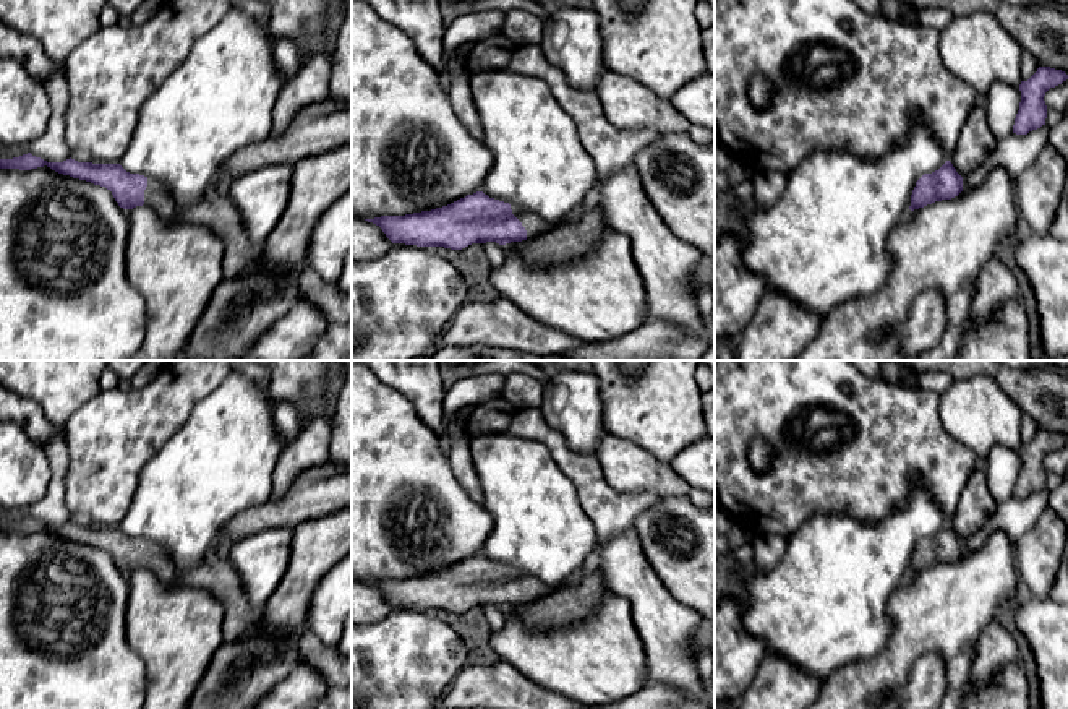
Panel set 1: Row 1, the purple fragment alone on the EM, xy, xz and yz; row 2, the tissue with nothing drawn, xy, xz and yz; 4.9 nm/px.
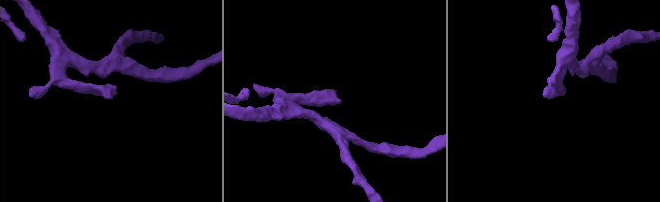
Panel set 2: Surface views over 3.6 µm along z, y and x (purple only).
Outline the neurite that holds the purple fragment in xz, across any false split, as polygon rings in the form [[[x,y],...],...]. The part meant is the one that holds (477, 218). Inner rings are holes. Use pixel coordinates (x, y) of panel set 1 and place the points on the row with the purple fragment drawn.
[[[476,191],[431,211],[365,221],[379,226],[392,243],[462,250],[472,243],[506,245],[530,240],[561,224],[575,222],[583,214],[585,209],[579,206],[561,222],[549,224],[514,204]]]

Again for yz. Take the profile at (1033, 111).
[[[1039,67],[1027,81],[1021,81],[1021,102],[1015,118],[1013,133],[1027,135],[1045,125],[1047,105],[1044,96],[1050,88],[1055,88],[1066,79],[1068,75],[1062,70]]]

